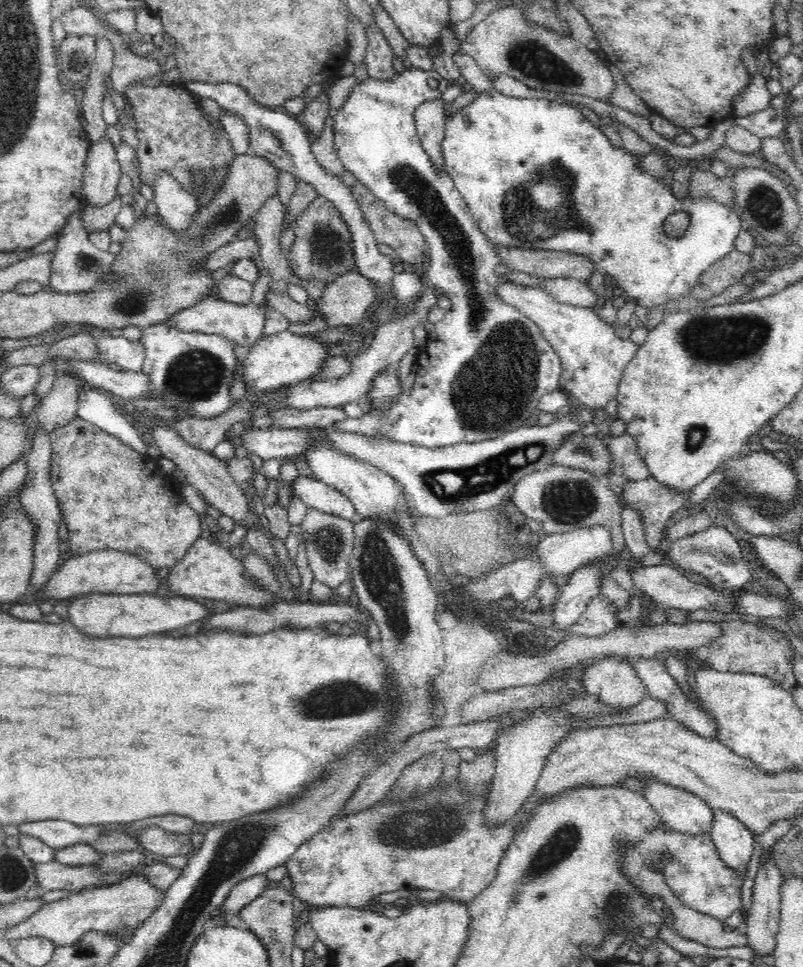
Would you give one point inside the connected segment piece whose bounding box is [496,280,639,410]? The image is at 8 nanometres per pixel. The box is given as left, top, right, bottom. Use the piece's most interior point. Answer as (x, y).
(593, 358)

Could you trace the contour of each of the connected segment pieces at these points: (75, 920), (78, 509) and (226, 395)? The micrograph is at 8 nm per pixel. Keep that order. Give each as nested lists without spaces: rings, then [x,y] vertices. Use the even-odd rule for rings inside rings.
[[[133,875],[128,880],[124,878],[114,885],[98,886],[65,899],[45,903],[30,918],[9,927],[4,939],[14,945],[18,940],[40,937],[54,942],[58,947],[78,942],[86,932],[104,932],[126,938],[152,916],[165,894],[166,890],[154,888],[145,876]]]
[[[78,416],[49,435],[53,446],[50,482],[74,555],[120,551],[139,556],[152,568],[170,568],[201,537],[200,515],[186,503],[178,484],[166,484],[171,476],[162,476],[157,459],[139,454]]]
[[[168,323],[144,328],[142,331],[142,344],[144,346],[144,364],[142,371],[148,375],[152,383],[152,396],[150,400],[134,398],[133,404],[136,412],[142,416],[156,417],[162,421],[173,422],[182,418],[214,418],[225,413],[234,402],[230,397],[230,386],[234,382],[234,374],[238,368],[237,358],[234,355],[234,344],[226,337],[218,334],[204,332],[182,332]]]

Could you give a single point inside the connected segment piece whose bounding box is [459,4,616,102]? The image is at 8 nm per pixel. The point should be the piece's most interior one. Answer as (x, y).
(505, 42)

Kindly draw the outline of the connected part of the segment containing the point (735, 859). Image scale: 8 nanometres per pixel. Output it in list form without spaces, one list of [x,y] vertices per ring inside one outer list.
[[[712,808],[712,819],[714,824],[710,835],[719,855],[724,864],[733,868],[743,882],[754,852],[754,835],[743,822],[719,808]]]

